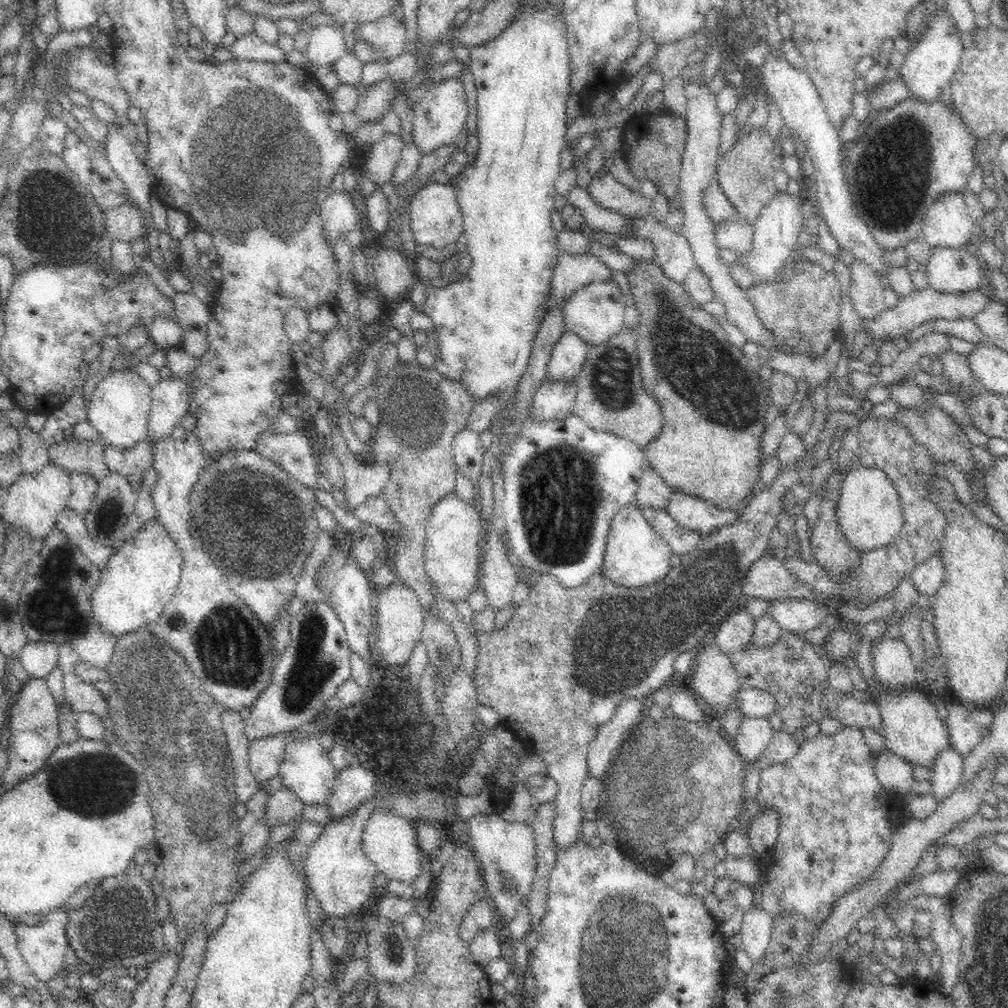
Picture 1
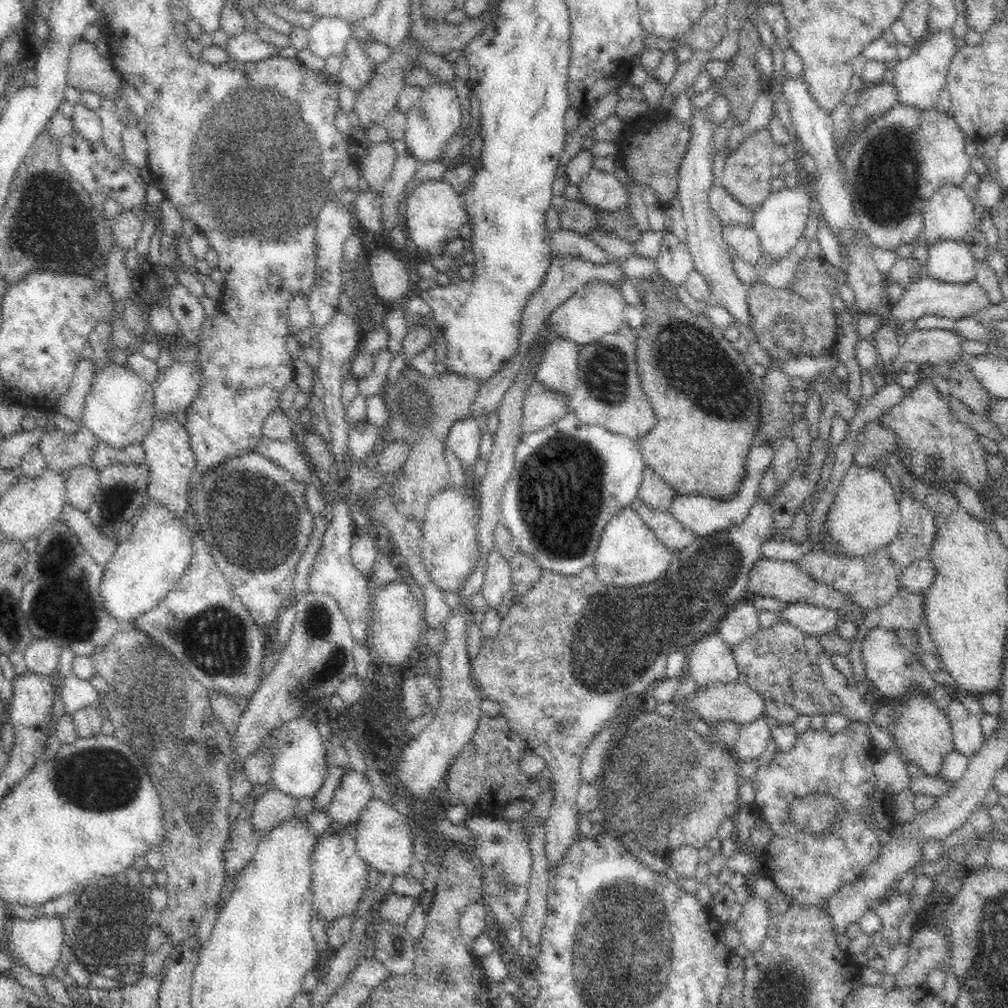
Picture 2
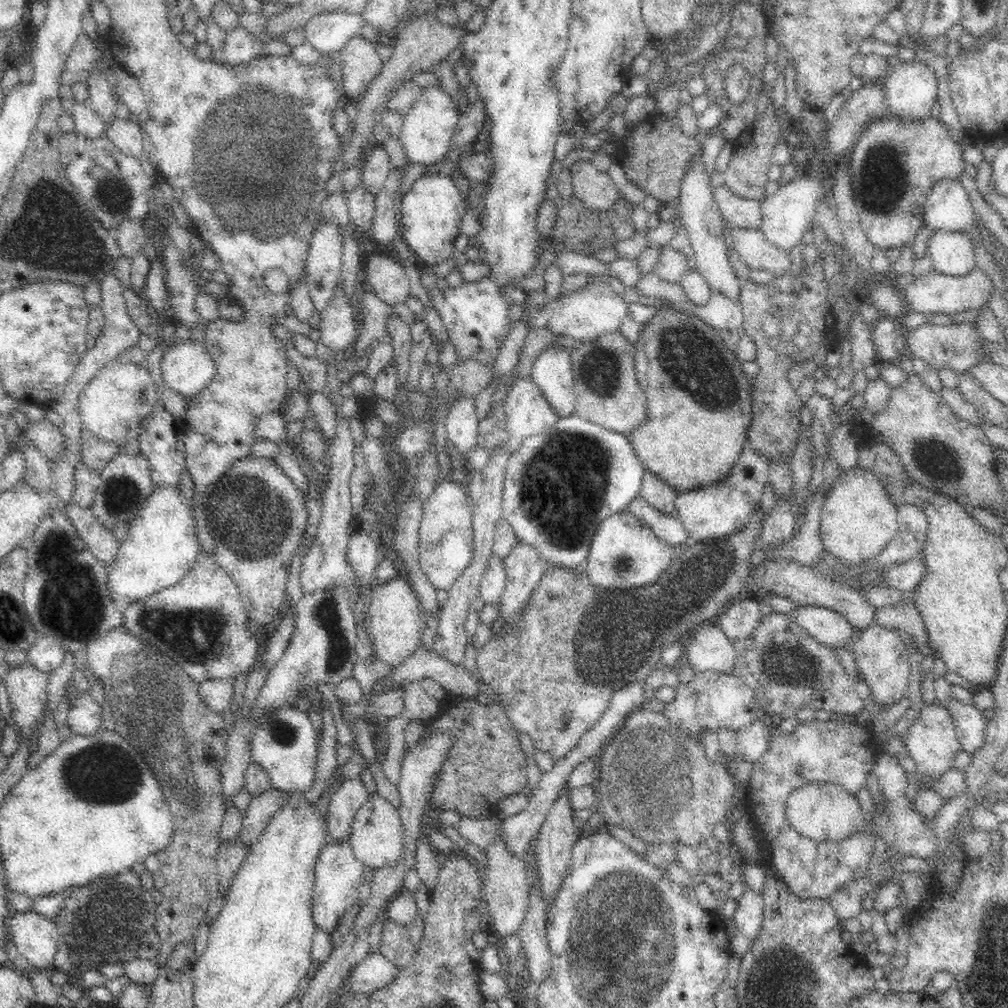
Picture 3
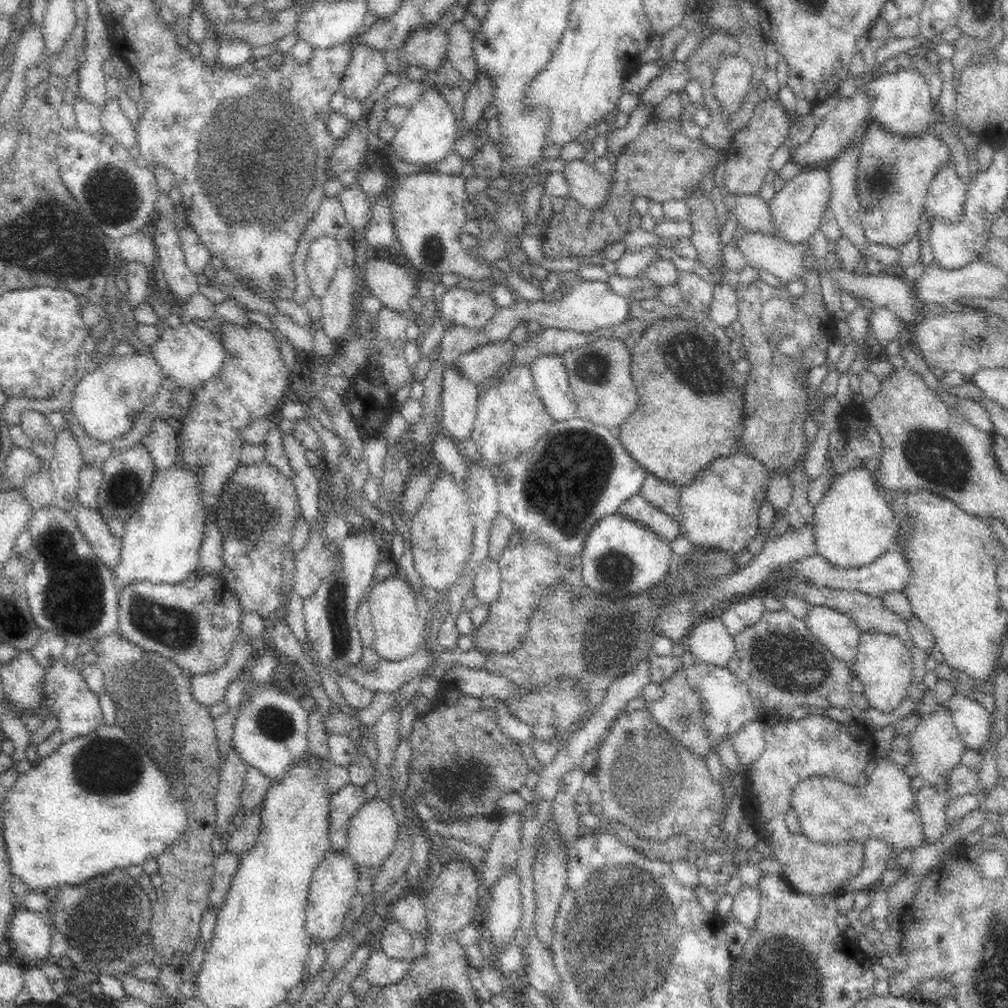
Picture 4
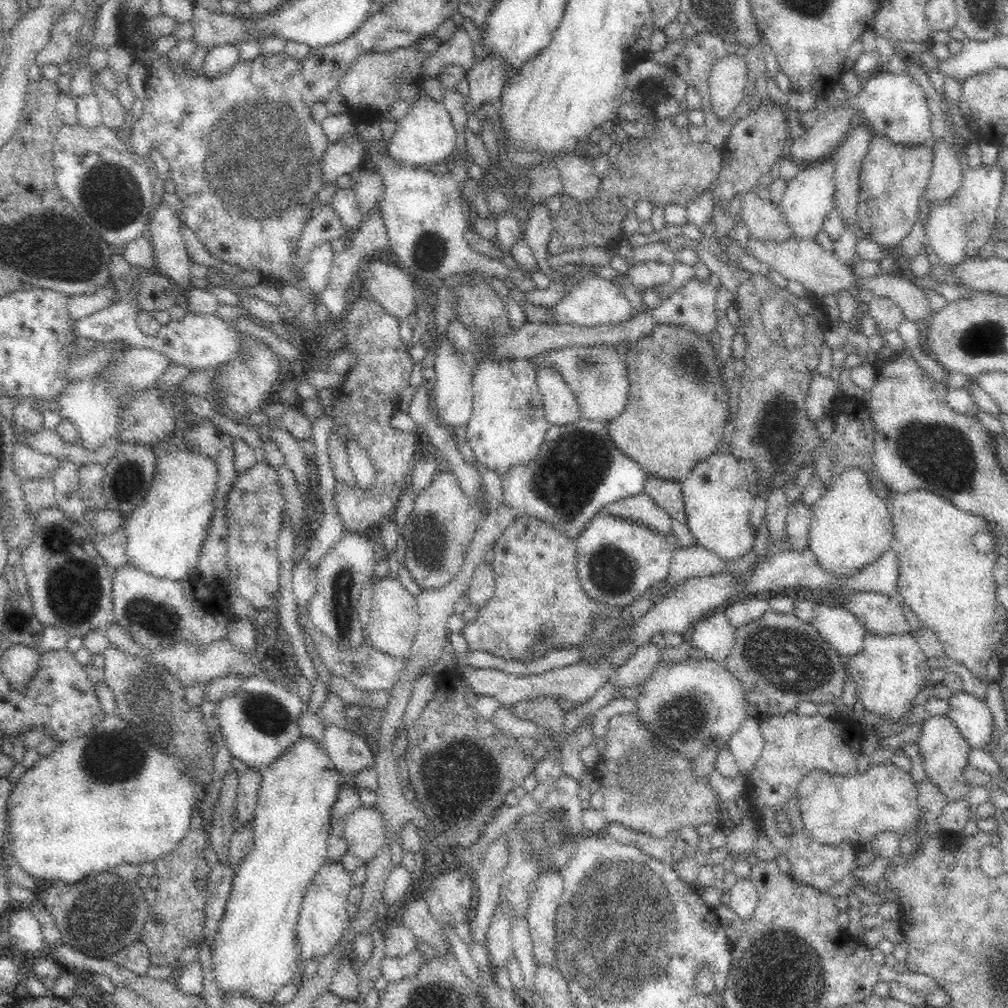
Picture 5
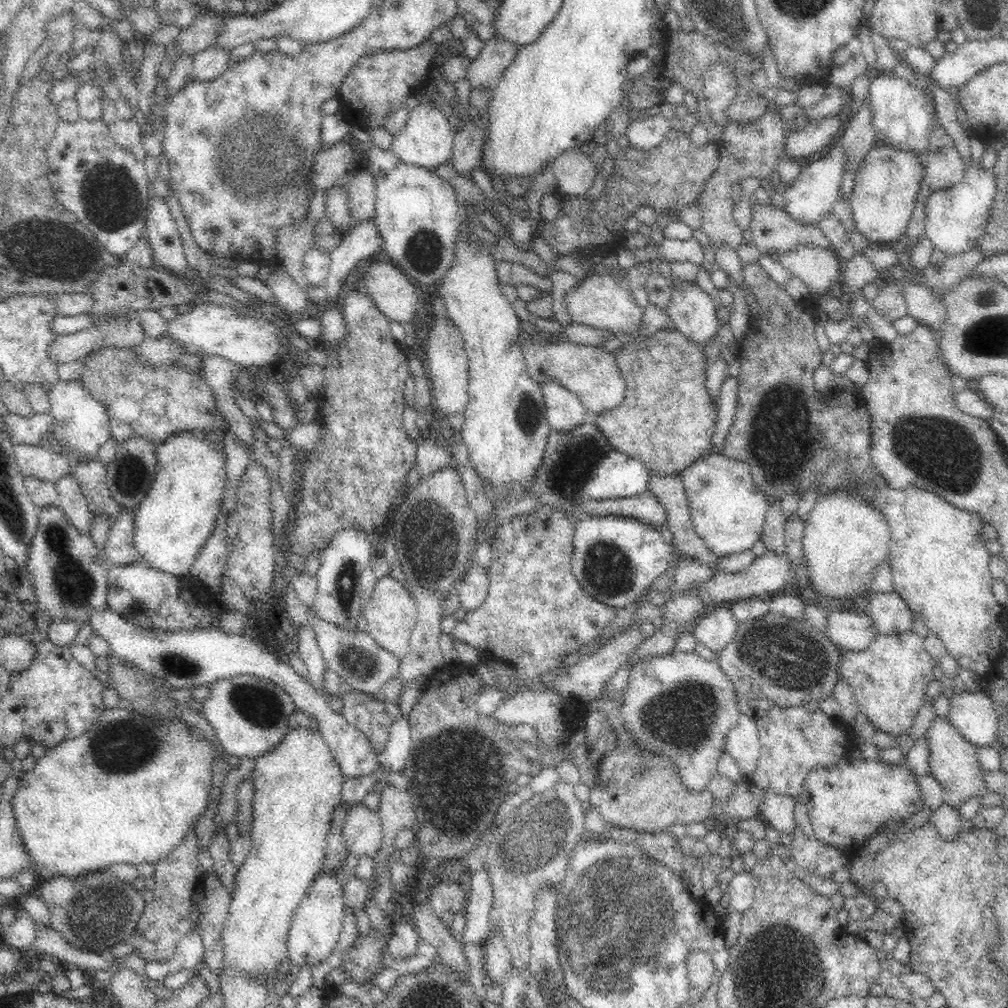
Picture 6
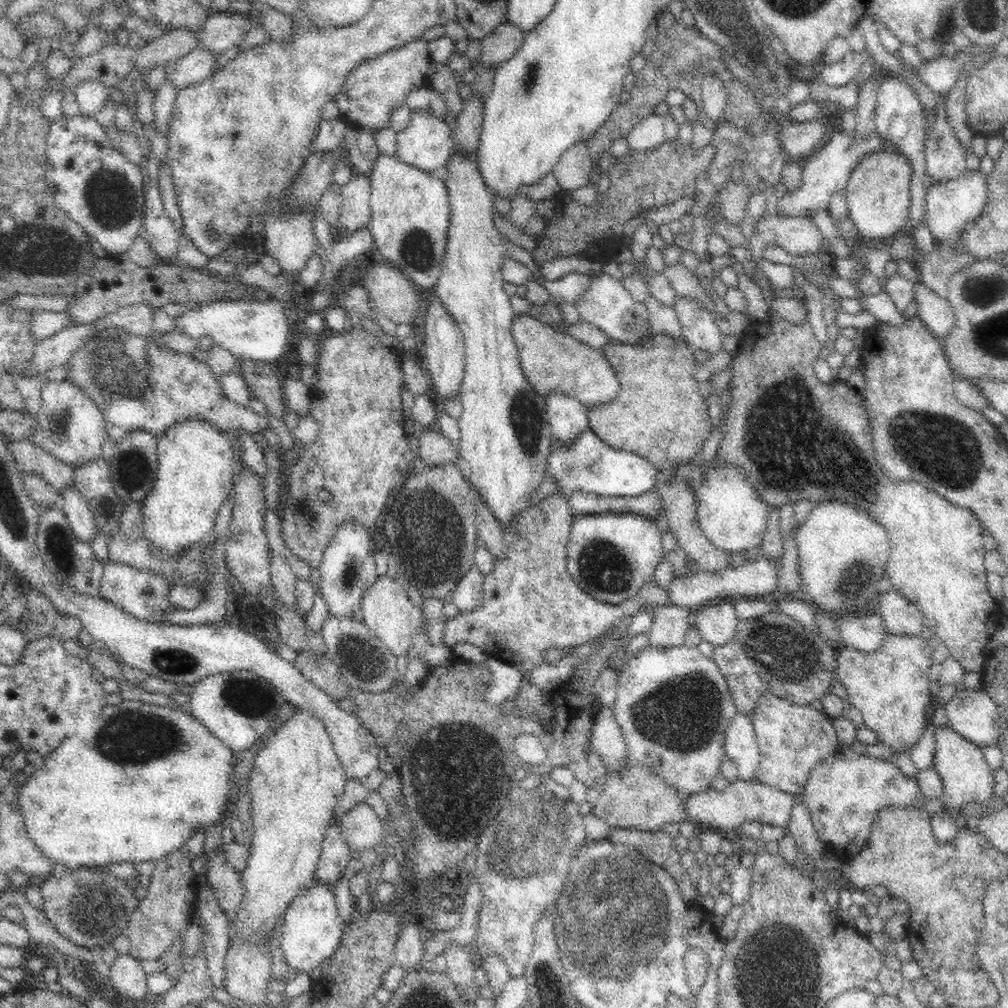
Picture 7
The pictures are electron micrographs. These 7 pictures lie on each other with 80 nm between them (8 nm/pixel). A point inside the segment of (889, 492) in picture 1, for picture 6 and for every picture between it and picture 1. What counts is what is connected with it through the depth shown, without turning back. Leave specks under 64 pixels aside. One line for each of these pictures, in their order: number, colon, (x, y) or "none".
2: (864, 516)
3: (859, 519)
4: (854, 525)
5: (851, 527)
6: (845, 538)

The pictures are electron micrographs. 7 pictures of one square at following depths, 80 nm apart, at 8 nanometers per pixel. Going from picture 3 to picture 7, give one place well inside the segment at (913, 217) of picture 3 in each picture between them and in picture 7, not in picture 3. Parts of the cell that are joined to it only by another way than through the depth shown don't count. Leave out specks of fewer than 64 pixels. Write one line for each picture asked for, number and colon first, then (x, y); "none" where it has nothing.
4: (894, 171)
5: (893, 179)
6: (886, 187)
7: (878, 195)

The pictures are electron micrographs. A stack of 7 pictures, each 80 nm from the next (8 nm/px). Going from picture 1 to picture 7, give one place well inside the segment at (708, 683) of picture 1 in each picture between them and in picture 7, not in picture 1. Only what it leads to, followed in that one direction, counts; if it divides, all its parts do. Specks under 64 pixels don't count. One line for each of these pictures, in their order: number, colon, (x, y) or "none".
2: (710, 662)
3: (710, 650)
4: (710, 644)
5: (713, 638)
6: (716, 628)
7: (716, 622)

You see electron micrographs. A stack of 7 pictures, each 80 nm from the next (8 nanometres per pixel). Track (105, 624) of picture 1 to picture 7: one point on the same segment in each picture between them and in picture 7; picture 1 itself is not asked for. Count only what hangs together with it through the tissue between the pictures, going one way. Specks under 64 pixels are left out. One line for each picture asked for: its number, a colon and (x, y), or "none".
2: (142, 571)
3: (162, 544)
4: (162, 540)
5: (164, 535)
6: (171, 524)
7: (194, 476)

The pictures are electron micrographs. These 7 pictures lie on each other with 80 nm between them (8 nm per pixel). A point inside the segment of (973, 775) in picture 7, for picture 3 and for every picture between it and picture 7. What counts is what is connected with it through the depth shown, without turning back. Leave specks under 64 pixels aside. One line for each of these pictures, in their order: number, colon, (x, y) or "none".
3: (930, 740)
4: (935, 746)
5: (944, 752)
6: (952, 762)

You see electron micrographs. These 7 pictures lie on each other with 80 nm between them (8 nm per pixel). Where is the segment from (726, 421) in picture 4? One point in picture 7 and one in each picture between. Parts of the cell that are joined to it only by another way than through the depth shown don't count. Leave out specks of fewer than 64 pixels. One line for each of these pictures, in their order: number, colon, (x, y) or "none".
5: (679, 409)
6: (667, 420)
7: (661, 415)

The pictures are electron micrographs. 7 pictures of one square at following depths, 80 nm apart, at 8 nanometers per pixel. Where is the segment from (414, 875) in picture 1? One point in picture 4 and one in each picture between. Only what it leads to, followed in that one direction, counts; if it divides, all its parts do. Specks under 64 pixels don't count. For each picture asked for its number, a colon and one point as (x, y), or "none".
2: (385, 840)
3: (377, 837)
4: (373, 833)

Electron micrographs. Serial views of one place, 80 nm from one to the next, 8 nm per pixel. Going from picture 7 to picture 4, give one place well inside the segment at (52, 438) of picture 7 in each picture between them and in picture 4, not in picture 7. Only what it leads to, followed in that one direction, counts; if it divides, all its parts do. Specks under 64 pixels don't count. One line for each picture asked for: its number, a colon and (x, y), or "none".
4: (104, 403)
5: (96, 404)
6: (81, 423)

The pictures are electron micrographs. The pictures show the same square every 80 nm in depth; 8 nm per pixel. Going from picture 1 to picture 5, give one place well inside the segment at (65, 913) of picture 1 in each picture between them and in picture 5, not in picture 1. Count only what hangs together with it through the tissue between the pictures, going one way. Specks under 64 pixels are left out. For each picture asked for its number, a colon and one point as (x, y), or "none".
2: (40, 943)
3: (36, 937)
4: (28, 933)
5: (26, 937)

